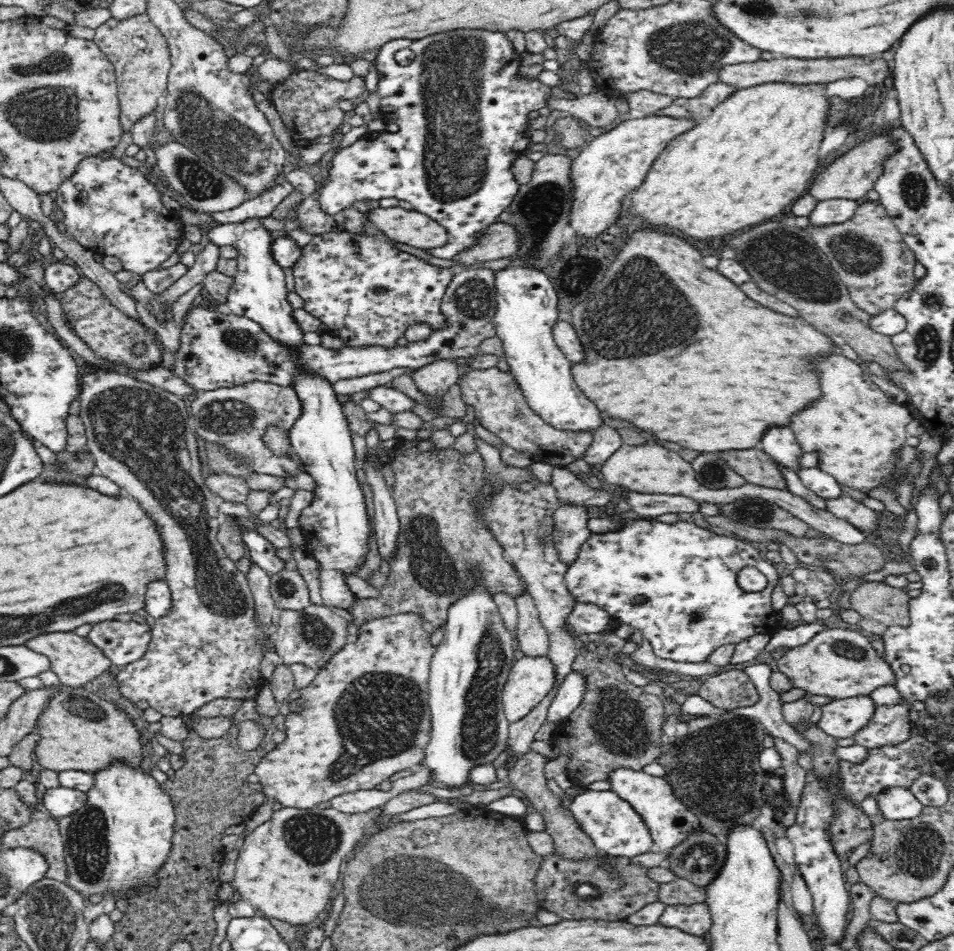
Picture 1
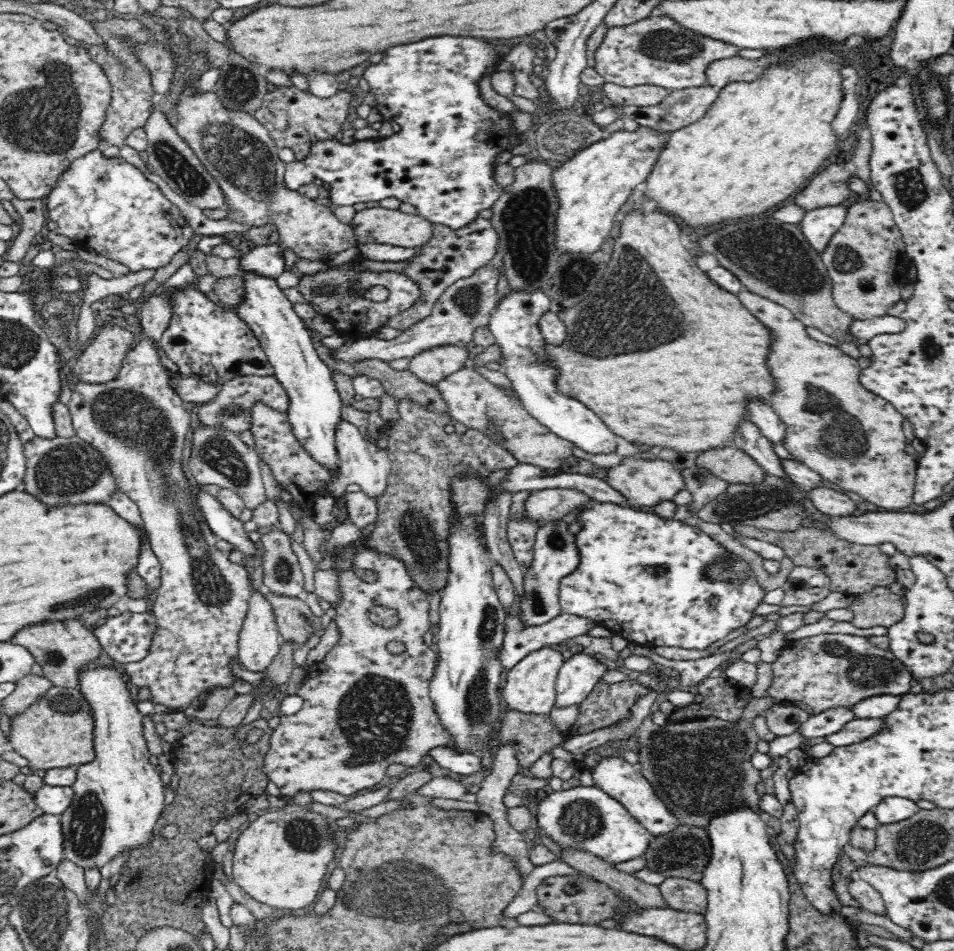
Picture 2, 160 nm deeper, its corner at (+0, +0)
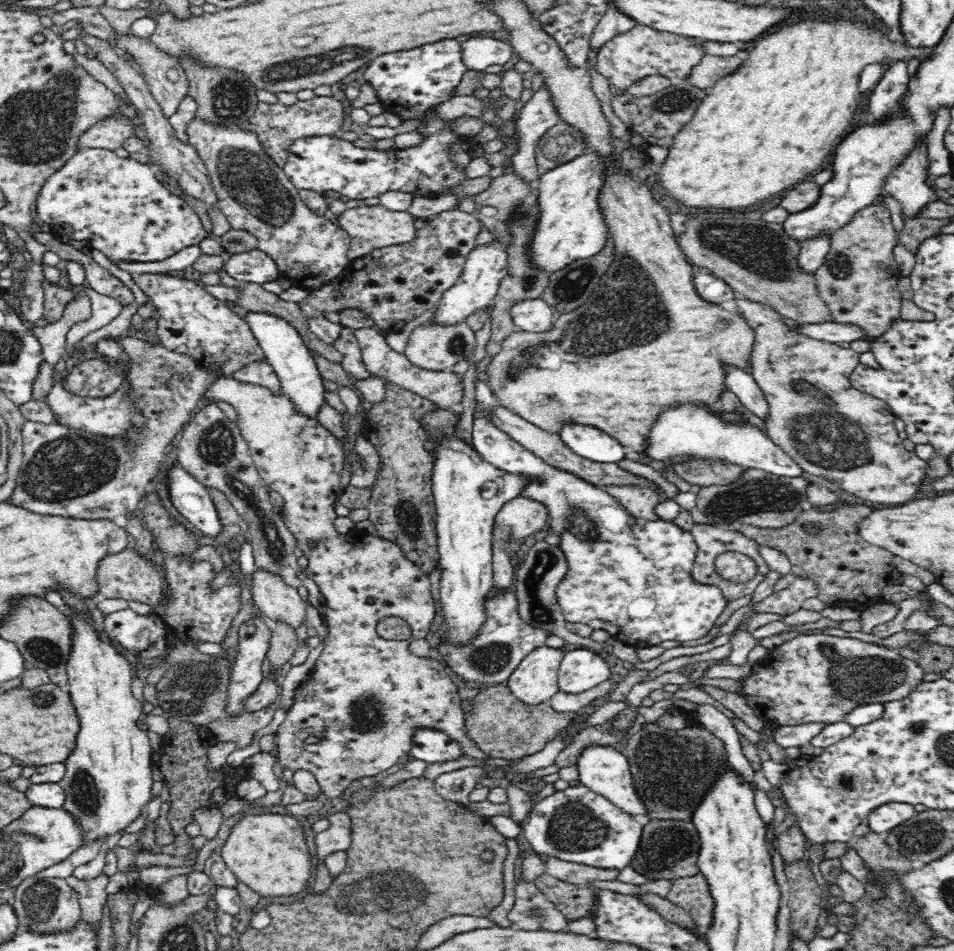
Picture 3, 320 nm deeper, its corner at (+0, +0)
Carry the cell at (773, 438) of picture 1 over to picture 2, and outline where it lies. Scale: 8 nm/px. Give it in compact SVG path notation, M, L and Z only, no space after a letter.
M752 398L752 402L748 402L748 418L758 426L770 442L782 445L782 440L786 436L784 422L766 402Z

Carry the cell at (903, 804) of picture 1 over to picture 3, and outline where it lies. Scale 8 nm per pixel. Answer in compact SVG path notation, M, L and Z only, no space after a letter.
M889 802L872 810L867 816L870 830L879 835L885 835L893 828L916 816L916 810L912 805L904 802Z

